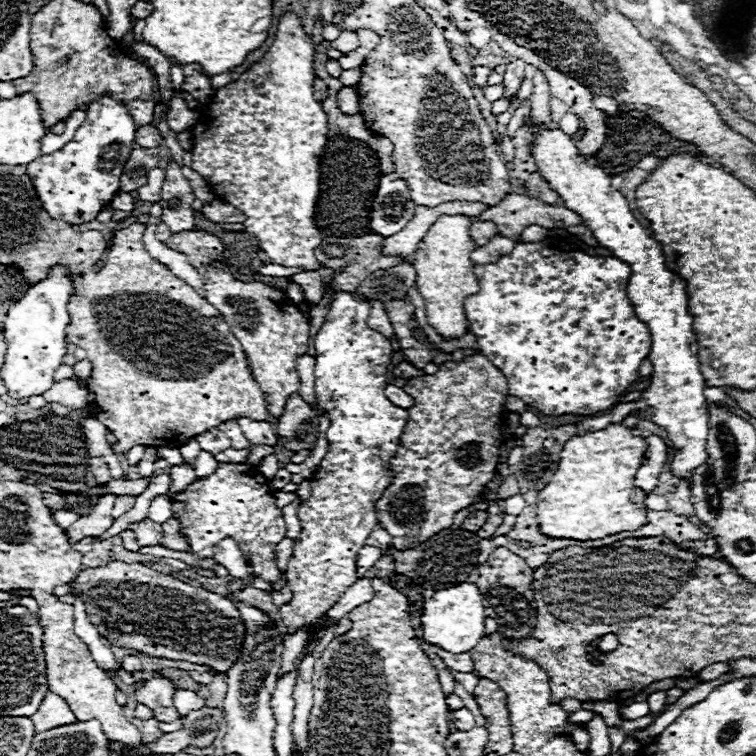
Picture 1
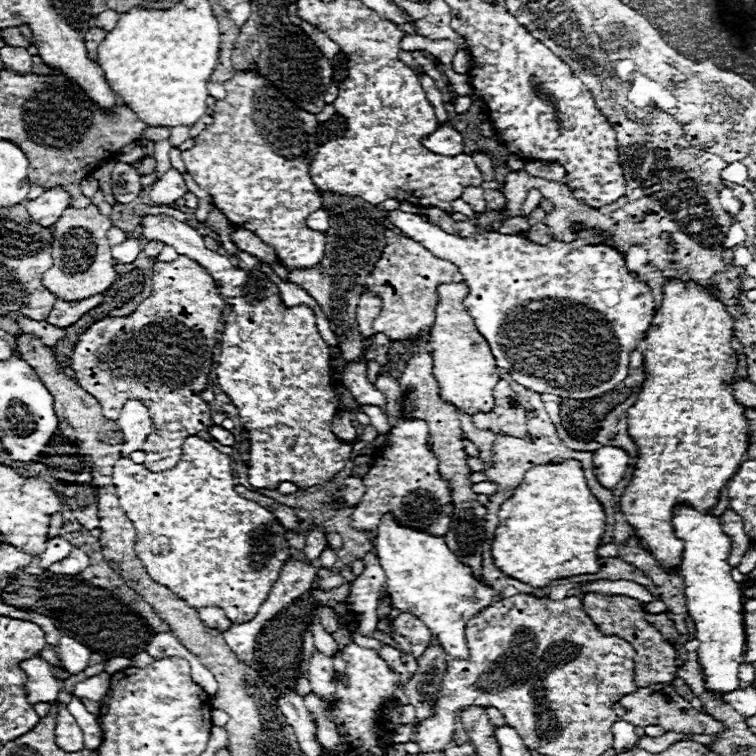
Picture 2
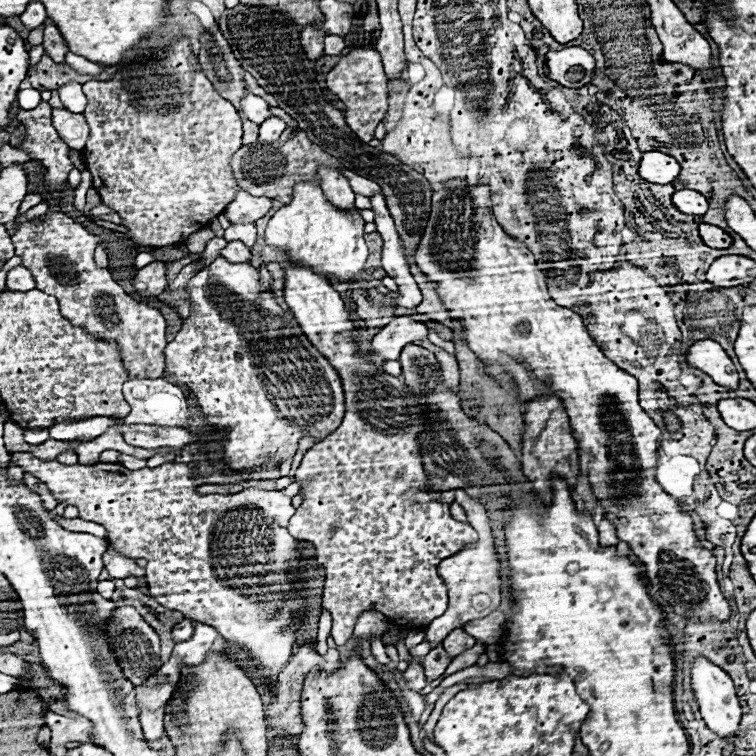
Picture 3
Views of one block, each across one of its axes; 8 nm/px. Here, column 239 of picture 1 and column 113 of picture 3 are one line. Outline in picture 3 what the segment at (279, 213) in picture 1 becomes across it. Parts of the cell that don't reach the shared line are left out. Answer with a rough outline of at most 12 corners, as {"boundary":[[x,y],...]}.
{"boundary":[[186,38],[86,82],[86,168],[136,244],[238,184],[236,108]]}

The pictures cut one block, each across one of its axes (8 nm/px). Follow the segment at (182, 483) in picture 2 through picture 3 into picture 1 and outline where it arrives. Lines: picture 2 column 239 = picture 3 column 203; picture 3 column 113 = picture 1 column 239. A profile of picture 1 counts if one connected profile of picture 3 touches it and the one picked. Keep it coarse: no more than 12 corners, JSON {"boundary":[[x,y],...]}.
{"boundary":[[222,462],[172,498],[194,558],[232,536],[276,582],[286,538],[268,480]]}

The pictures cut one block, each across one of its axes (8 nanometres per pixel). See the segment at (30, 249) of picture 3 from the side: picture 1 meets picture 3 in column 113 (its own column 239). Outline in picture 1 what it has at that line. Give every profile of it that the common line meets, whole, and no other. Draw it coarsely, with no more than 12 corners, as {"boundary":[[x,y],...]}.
{"boundary":[[222,262],[204,298],[246,350],[268,412],[298,392],[310,318]]}

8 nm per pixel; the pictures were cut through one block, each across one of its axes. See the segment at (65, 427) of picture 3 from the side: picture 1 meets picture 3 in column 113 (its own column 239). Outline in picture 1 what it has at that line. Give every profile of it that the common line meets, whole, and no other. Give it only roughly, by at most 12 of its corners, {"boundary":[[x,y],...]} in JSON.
{"boundary":[[248,418],[236,422],[250,444],[278,444],[270,422]]}

